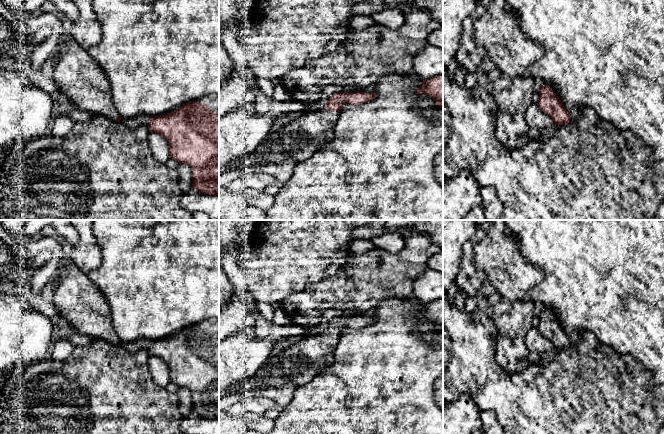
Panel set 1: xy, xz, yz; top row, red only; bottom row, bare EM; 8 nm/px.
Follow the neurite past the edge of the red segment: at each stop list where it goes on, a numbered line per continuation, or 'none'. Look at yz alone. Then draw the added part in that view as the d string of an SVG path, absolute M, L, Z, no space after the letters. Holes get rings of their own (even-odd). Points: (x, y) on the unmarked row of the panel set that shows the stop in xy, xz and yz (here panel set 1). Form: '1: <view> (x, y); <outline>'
1: yz (575, 336); M577 330L575 332L573 332L571 335L569 335L569 339L571 341L571 343L575 343L580 339L580 336L582 334L582 330Z

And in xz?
1: xz (299, 364); M329 333L305 335L263 366L266 376L258 379L256 390L278 388L285 384L297 387L308 383L334 362L339 336Z

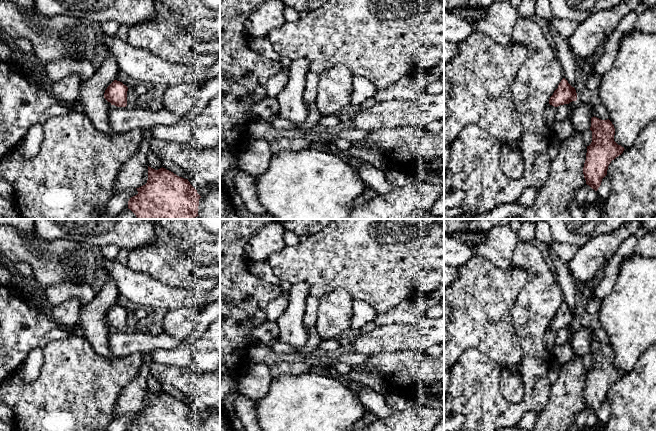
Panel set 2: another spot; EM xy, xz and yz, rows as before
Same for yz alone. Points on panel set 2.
none

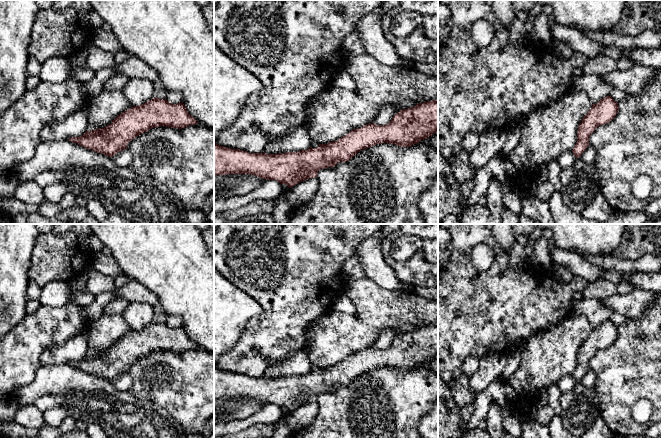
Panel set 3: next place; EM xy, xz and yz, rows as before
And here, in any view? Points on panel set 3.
none

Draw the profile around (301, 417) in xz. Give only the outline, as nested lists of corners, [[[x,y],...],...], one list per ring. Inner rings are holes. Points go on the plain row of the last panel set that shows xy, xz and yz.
[[[316,401],[306,403],[285,416],[285,422],[292,432],[298,432],[309,426],[318,416],[319,407]]]

